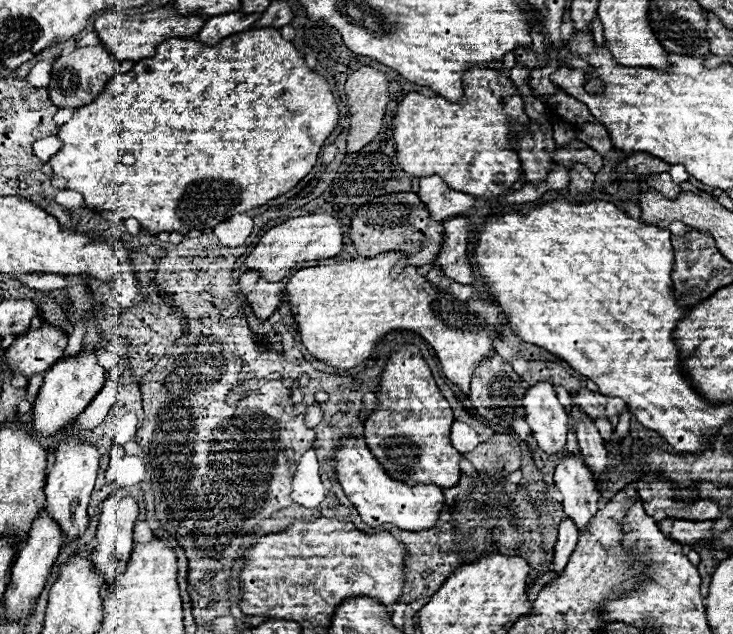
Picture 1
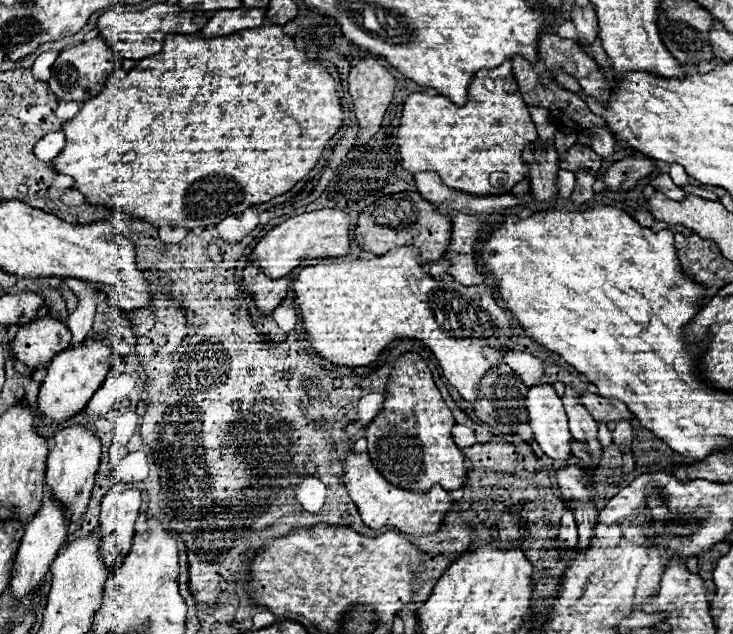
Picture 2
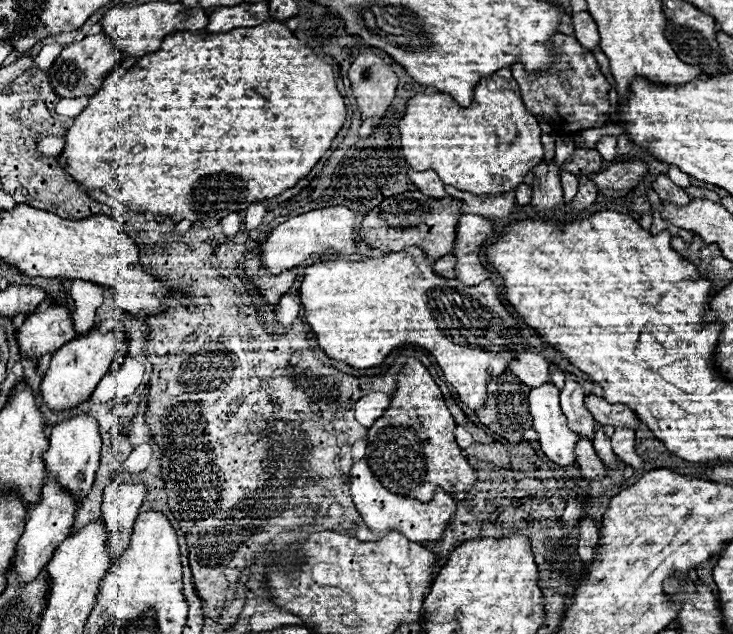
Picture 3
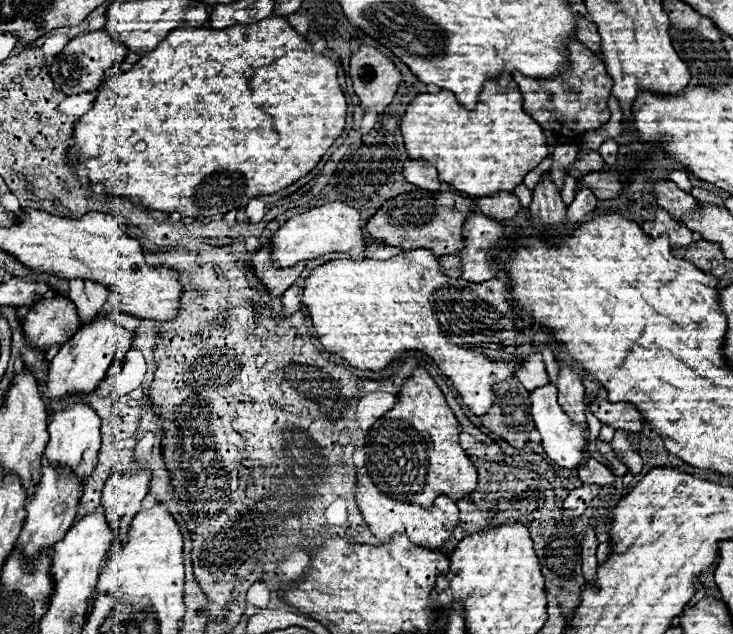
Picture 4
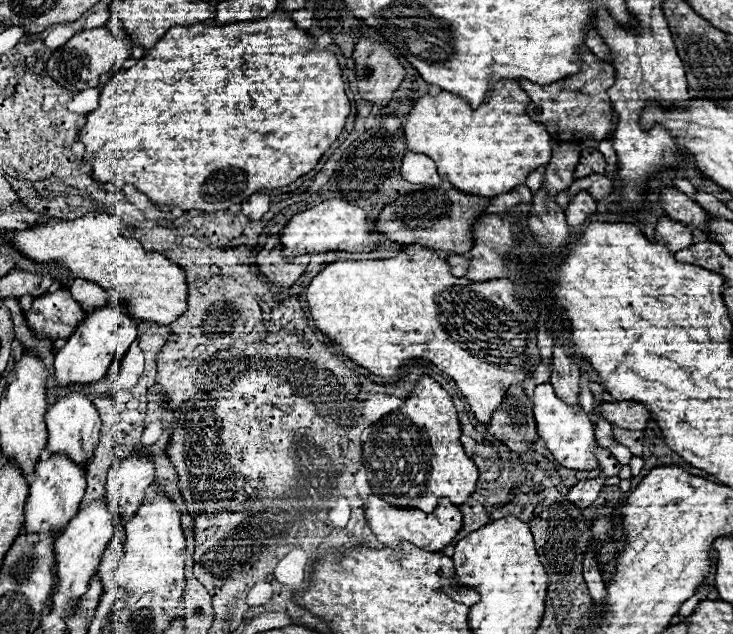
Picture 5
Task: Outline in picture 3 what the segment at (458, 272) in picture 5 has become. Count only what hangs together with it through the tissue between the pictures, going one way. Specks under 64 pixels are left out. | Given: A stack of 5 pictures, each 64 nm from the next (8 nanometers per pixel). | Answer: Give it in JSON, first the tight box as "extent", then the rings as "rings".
{"extent":[434,254,456,278],"rings":[[[448,254],[448,256],[440,258],[440,260],[436,260],[434,262],[434,272],[438,276],[442,276],[442,278],[454,278],[456,276],[454,274],[454,258]]]}

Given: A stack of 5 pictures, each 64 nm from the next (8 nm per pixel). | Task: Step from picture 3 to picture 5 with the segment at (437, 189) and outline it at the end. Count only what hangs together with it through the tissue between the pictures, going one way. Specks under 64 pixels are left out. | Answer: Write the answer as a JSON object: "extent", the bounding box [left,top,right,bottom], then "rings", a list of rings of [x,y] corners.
{"extent":[400,152,440,188],"rings":[[[406,152],[400,172],[402,172],[404,180],[408,180],[412,184],[424,184],[428,188],[440,186],[440,178],[436,174],[436,164],[424,154]]]}

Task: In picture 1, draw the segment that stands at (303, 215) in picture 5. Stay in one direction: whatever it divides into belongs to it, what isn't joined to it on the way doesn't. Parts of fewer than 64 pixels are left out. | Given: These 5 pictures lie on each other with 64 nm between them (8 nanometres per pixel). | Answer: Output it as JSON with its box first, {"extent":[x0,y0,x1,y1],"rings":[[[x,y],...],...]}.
{"extent":[244,214,344,282],"rings":[[[306,214],[298,218],[290,218],[274,228],[270,228],[260,242],[252,248],[248,258],[244,260],[246,270],[256,270],[260,278],[266,282],[280,282],[290,268],[304,260],[322,260],[332,258],[342,252],[344,234],[340,220],[330,214]]]}

